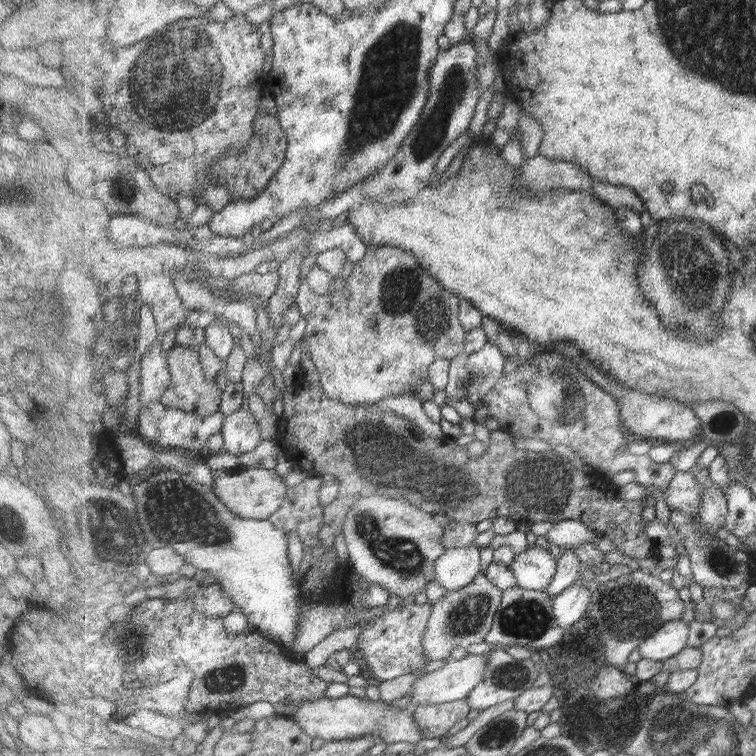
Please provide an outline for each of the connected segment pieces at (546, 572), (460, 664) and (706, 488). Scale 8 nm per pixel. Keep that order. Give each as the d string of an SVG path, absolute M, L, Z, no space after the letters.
M529 546L525 551L519 553L515 557L515 562L510 566L516 572L518 586L524 589L541 590L546 591L549 588L552 578L558 571L558 560L553 558L553 554L545 549L541 549L538 546Z
M467 654L459 660L451 660L439 670L425 674L411 692L414 706L425 703L455 702L468 698L484 679L490 654Z
M695 464L689 471L695 474L697 480L703 484L703 502L699 510L700 522L705 527L725 528L728 518L725 488L715 486L708 476L707 468L703 468L699 464Z

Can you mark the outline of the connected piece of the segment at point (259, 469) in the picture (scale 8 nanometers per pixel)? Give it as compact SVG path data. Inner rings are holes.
M259 465L214 470L211 473L213 476L211 487L214 493L240 518L268 520L284 504L289 490L275 469L267 469Z

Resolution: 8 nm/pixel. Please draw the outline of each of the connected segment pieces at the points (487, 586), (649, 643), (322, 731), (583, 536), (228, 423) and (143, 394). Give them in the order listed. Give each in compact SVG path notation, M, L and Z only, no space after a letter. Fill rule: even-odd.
M486 574L477 578L461 590L449 590L448 593L432 607L432 618L424 634L424 647L428 662L449 660L453 648L466 648L475 642L484 642L491 630L495 615L502 603L504 590L501 590Z
M683 620L666 622L652 637L643 641L639 646L641 658L656 661L666 661L676 657L687 646L690 623Z
M349 694L339 698L323 697L301 701L297 714L291 718L314 739L324 739L331 742L373 736L373 738L377 738L379 744L406 742L411 748L417 742L425 740L419 734L417 724L413 720L413 711L413 707L397 710L392 703L381 700L371 701L367 697L357 698Z
M568 519L553 524L553 527L545 535L549 546L555 545L562 549L595 543L602 537L603 534L589 528L582 521Z
M246 406L226 417L221 434L223 450L234 455L253 453L264 439L260 422Z
M160 340L153 342L149 350L140 357L140 372L138 376L140 392L138 404L145 407L154 400L160 400L160 396L169 389L173 374L169 365L165 362L166 352L160 347Z

